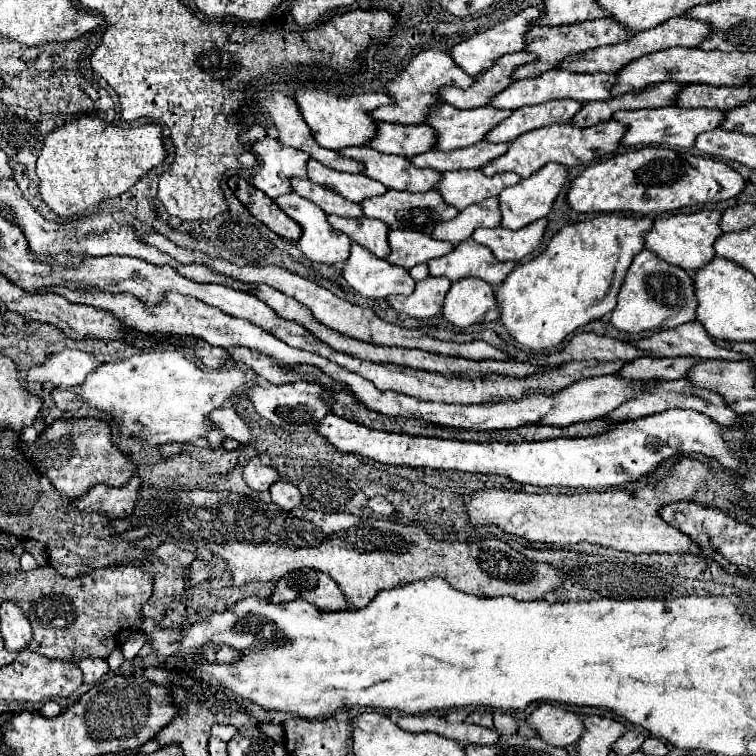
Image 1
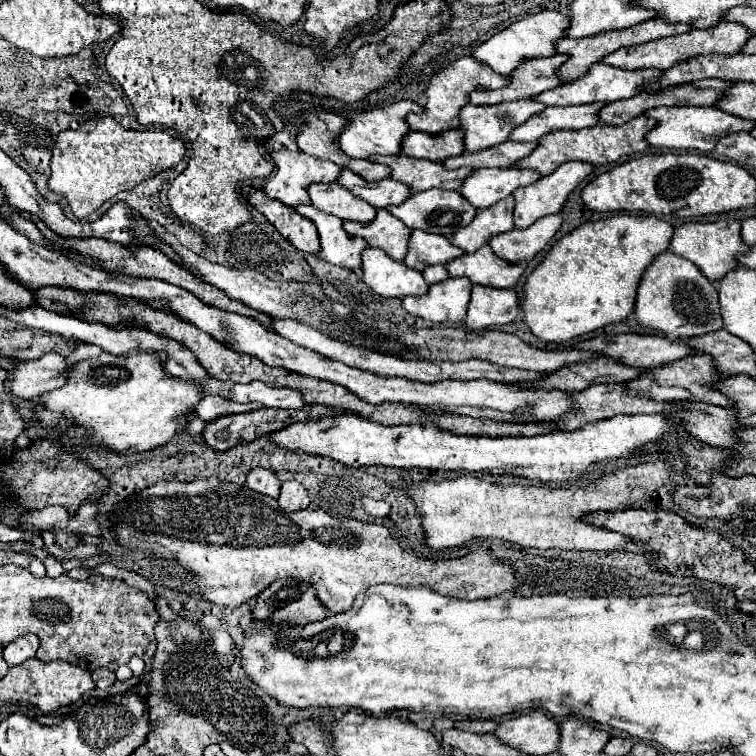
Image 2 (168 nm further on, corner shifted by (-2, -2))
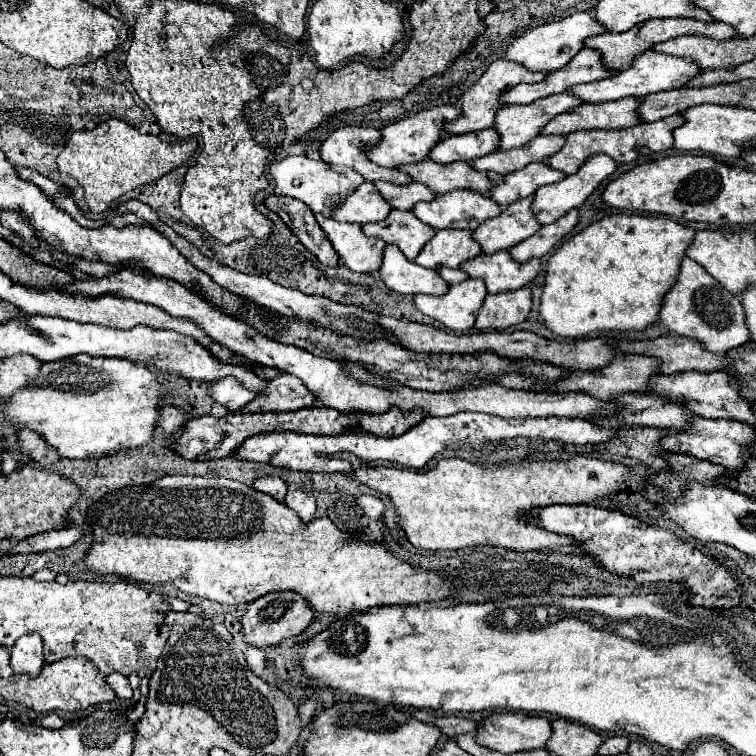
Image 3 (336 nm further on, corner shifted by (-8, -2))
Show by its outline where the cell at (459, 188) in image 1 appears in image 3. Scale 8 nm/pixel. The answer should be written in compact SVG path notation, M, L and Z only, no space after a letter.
M532 162L522 170L510 172L500 186L490 190L490 198L496 200L500 206L508 206L520 198L532 196L540 186L560 182L562 178L566 178L566 174L550 168L546 162Z

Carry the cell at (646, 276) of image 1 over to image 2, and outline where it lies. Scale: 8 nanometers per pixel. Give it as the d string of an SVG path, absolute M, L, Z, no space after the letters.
M672 252L658 254L652 264L644 270L636 292L634 318L640 326L664 332L668 338L682 340L702 336L706 332L716 332L722 328L716 288L702 276L698 268L694 268L692 262Z

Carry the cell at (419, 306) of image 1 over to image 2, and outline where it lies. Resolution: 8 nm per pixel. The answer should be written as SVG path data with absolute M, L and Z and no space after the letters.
M446 278L444 282L432 284L428 294L424 296L406 296L402 298L402 306L408 314L412 316L420 316L428 322L440 324L440 322L462 322L466 316L466 308L468 308L468 300L470 300L470 288L472 282L468 278Z

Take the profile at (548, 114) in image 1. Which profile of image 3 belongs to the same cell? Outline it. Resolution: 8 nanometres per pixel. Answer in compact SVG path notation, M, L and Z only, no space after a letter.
M622 98L608 104L582 104L572 108L570 112L558 114L552 118L542 134L570 134L576 130L594 130L594 128L630 128L642 124L640 116L636 116L636 104L640 98Z

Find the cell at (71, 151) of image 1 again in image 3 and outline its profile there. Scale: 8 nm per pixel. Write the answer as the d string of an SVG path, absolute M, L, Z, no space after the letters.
M108 120L94 130L74 132L60 154L60 172L70 174L86 192L90 212L104 212L122 194L144 186L182 166L198 148L196 138L180 144L168 144L158 136L140 134L122 120Z

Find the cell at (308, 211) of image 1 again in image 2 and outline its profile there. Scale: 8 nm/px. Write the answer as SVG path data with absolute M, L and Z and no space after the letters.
M298 204L298 206L294 206L294 210L316 224L318 236L320 236L318 256L322 260L326 260L334 266L348 268L348 270L360 268L360 264L362 264L360 254L368 246L366 240L356 238L356 236L348 236L342 228L340 218L314 208L314 204L302 204L302 206Z

